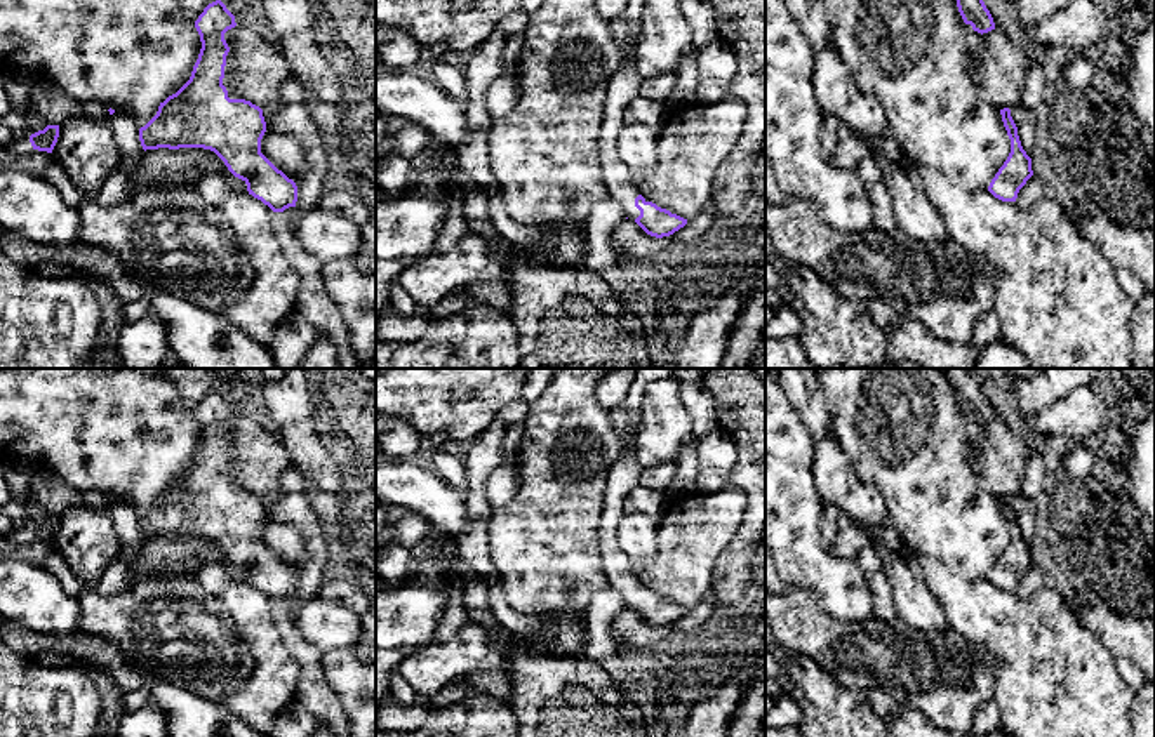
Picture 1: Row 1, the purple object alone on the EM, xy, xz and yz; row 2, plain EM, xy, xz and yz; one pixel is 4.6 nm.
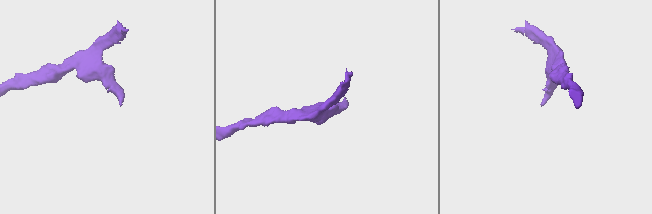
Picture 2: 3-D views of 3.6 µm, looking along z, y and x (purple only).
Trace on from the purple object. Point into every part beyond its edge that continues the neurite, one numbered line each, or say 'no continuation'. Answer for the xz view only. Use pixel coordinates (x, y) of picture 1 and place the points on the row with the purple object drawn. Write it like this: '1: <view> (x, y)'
1: xz (625, 84)

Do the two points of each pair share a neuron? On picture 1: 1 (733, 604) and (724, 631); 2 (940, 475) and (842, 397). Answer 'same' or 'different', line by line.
1: different
2: same

